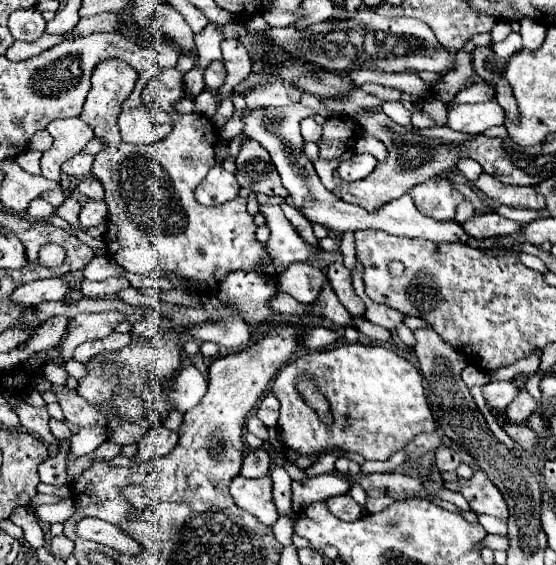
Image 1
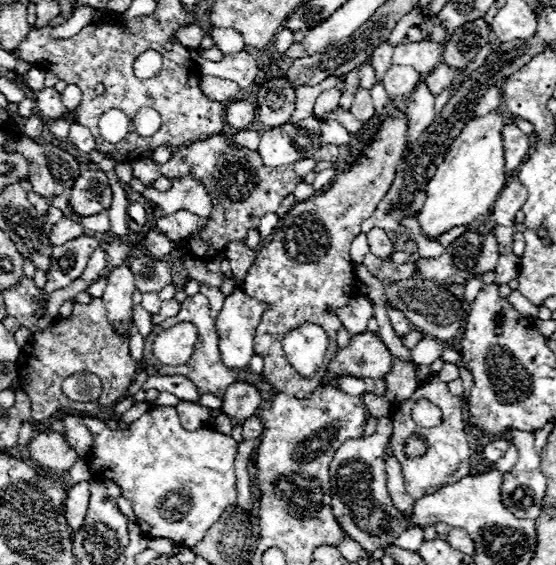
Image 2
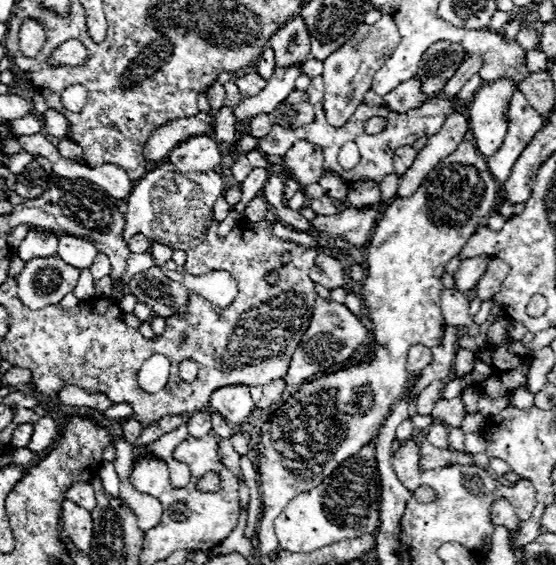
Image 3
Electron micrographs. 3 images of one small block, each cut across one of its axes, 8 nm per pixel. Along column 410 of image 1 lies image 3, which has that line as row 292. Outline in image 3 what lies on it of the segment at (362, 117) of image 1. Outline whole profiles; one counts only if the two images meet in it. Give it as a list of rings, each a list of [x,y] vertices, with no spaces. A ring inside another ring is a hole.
[[[152,266],[132,278],[128,294],[134,294],[140,302],[152,308],[154,316],[174,316],[182,314],[188,302],[188,288],[184,284],[170,280],[162,268]]]

